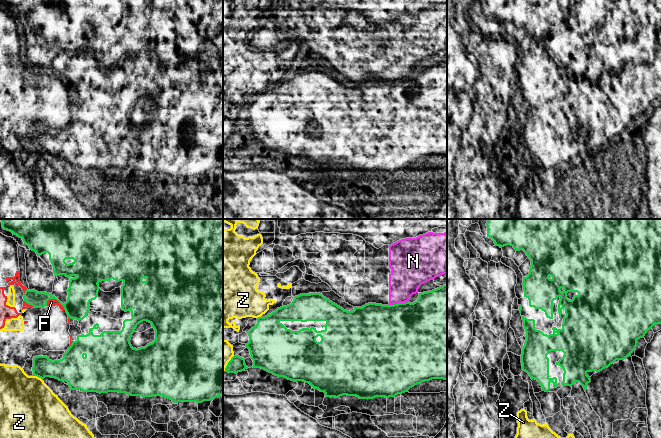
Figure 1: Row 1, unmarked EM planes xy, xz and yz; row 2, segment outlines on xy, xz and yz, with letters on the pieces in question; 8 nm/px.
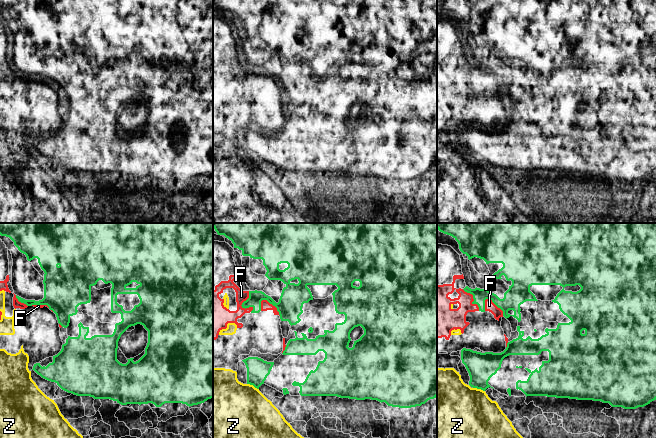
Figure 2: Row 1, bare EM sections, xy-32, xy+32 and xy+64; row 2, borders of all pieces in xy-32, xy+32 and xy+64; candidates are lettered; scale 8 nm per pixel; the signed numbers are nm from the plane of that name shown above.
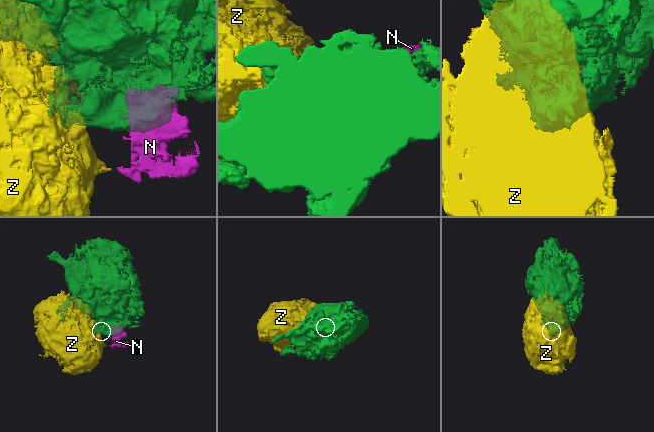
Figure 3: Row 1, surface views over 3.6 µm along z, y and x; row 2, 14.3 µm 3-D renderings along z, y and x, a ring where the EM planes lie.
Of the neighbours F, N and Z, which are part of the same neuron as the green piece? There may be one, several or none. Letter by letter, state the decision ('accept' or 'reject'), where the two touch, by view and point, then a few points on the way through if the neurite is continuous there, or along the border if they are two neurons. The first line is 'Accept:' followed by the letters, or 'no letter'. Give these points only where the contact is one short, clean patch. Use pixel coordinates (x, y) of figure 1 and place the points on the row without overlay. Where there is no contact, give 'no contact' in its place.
Accept: no letter
F: reject | xy (57, 75)
N: reject | xz (398, 79)
Z: reject | xy (38, 152)

